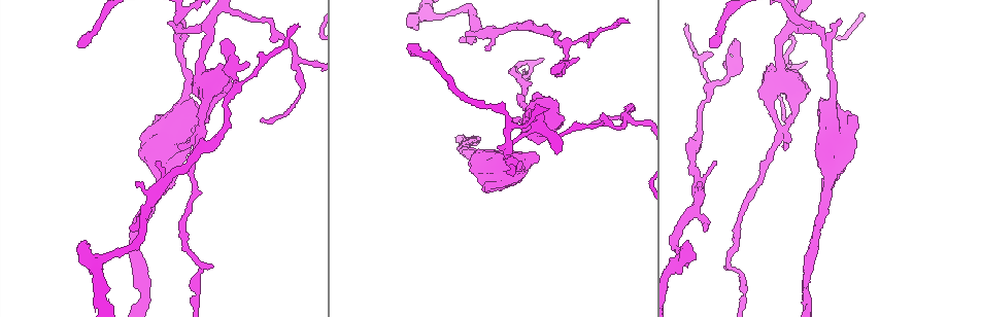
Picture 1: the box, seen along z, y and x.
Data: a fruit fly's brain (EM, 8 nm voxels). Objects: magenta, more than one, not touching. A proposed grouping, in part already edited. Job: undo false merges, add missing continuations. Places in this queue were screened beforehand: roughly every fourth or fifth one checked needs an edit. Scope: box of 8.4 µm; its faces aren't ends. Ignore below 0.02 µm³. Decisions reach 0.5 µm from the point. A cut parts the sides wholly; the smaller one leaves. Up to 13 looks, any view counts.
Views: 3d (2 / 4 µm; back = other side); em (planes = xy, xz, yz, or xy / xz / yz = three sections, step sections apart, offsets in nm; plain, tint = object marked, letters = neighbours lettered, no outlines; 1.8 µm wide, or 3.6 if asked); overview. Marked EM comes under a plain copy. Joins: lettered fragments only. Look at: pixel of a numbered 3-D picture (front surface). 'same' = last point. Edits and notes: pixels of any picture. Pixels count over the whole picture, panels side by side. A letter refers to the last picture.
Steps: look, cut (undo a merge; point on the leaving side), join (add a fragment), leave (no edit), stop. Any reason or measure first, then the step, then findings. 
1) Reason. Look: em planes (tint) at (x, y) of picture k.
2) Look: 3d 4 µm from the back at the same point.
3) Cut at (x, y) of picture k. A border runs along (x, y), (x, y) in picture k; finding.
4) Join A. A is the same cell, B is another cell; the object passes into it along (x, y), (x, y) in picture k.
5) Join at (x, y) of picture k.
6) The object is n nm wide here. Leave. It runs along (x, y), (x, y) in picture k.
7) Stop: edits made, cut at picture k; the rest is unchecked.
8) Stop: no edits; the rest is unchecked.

Look: 3d 4 µm at (553, 71) of picture 1.

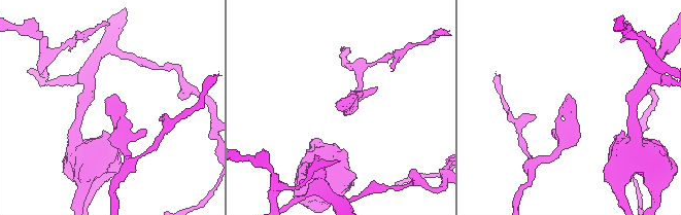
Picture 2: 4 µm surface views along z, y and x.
Look: em 3.6 µm xy step 16 (letters) at (339, 106) of picture 2.

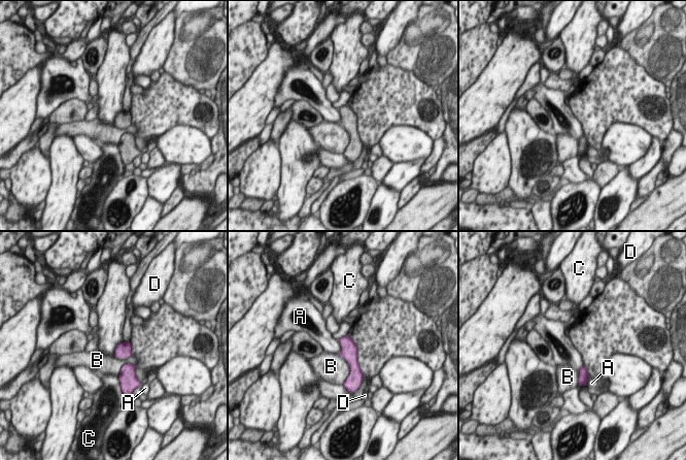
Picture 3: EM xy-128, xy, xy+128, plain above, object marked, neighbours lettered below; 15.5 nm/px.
Leave. A, B, C and D are other cells; a border runs along (338, 339), (341, 346), (340, 353) in picture 3; no lettered fragment goes on from it.

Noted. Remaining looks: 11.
Thin end. Look: 3d 2 µm at (296, 27) of picture 1.

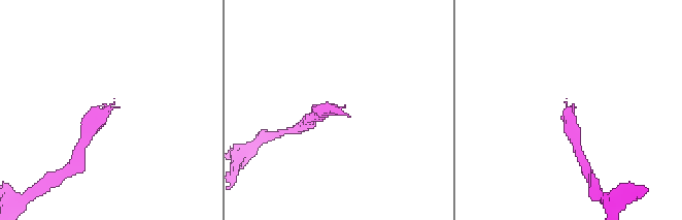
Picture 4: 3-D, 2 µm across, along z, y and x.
Look: em planes (letters) at (110, 107) of picture 4.

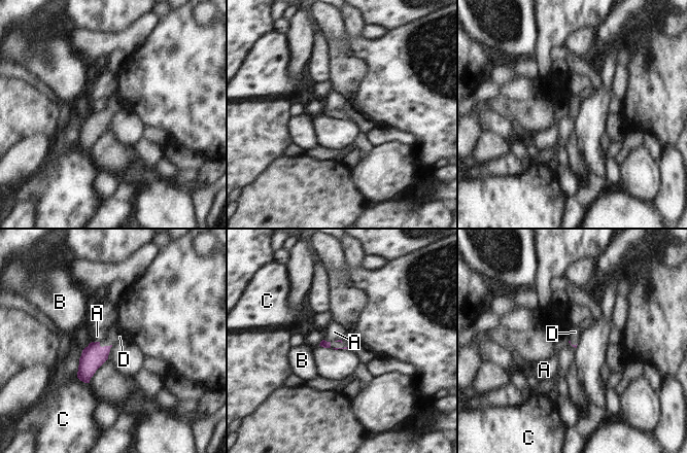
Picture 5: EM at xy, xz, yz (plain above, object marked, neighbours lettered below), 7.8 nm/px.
Join D. D is the same cell, A, B and C are other cells; the object passes into it along (93, 356), (104, 346), (113, 335) in picture 5; it goes on there.

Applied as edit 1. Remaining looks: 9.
Look: overview.

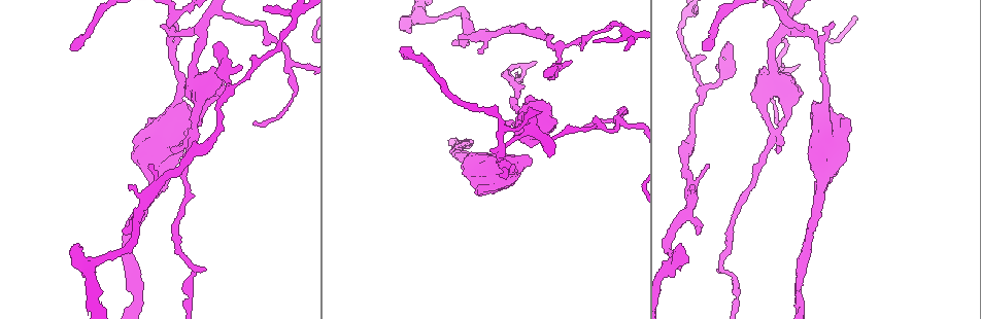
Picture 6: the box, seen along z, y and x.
Branch point. Look: em xy step 8 (tint) at (619, 123) of picture 6.

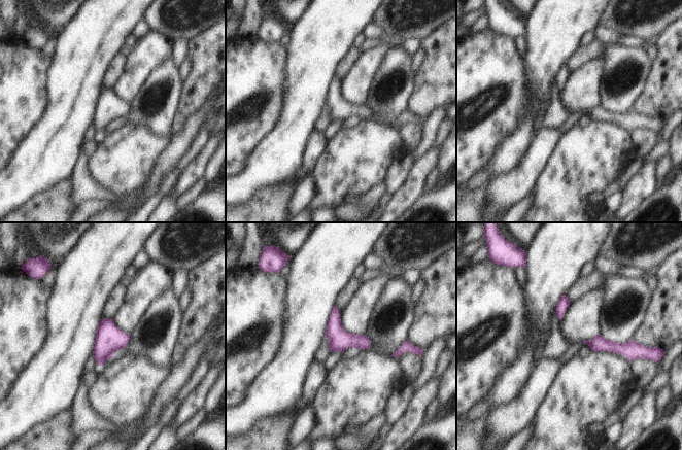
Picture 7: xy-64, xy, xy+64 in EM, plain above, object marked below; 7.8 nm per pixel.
Cut it another way. Look: em planes (tint) at the same point.

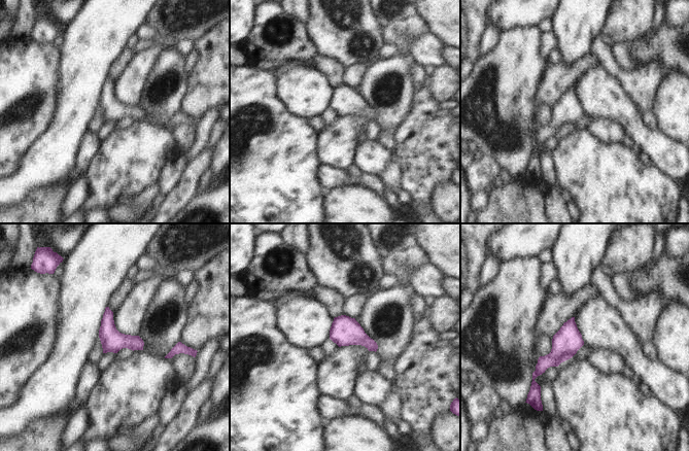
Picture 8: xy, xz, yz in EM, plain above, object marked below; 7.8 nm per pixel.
Look: em planes (letters) at the same point.

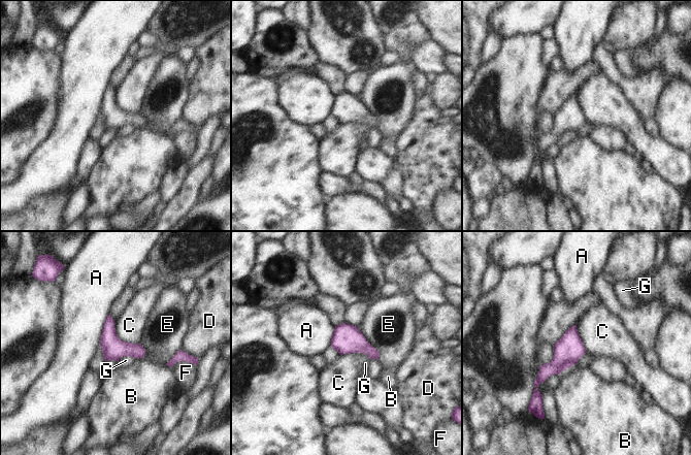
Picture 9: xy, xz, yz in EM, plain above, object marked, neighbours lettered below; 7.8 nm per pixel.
Leave. A, B, C, D, E, F and G are other cells; a border runs along (113, 320), (121, 339), (139, 344) in picture 9; all the same neuron.

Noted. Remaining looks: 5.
End of a long branch. Look: 3d 2 µm at (705, 48) of picture 6.

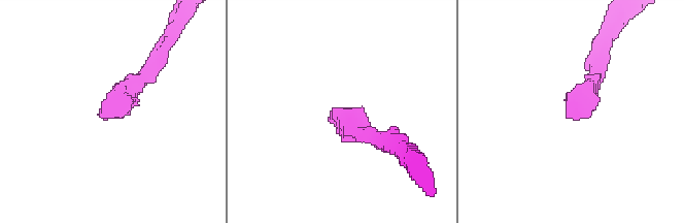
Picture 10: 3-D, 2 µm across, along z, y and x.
Now the EM. Look: em yz step 8 (letters) at (100, 117) of picture 10.

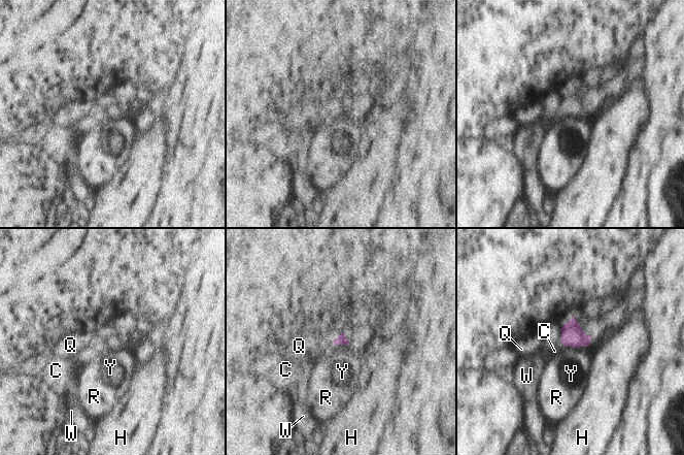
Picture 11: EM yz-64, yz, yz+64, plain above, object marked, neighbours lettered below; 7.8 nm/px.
Another direction. Look: em planes (letters) at the same point.

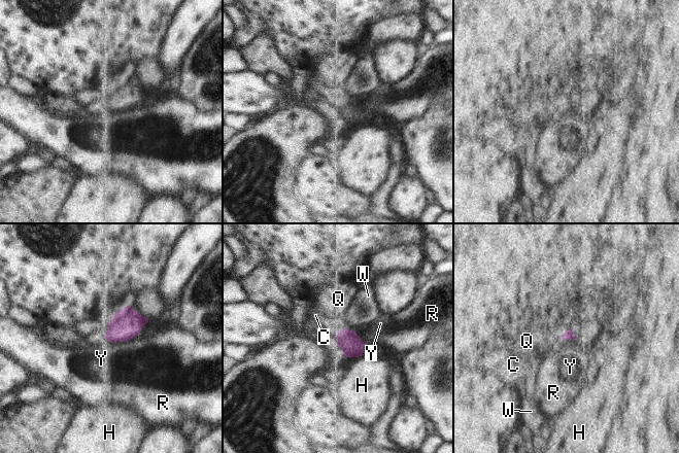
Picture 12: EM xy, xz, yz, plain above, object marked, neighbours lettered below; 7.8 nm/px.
The longest contact is with Y, 180 nm. Join C. C is the same cell, H, Q, R, W and Y are other cells; the object passes into it along (352, 346), (342, 329), (315, 315) in picture 12; it goes on there.

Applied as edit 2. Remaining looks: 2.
An open end. Look: em planes (tint) at (130, 186) of picture 6.

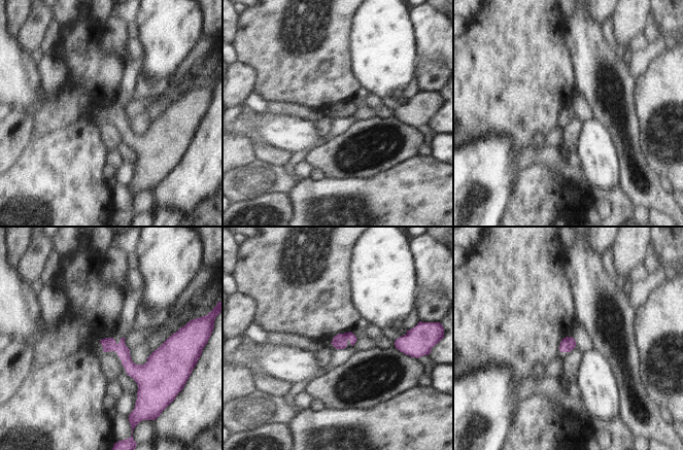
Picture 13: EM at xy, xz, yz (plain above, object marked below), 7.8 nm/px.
What lies round it. Look: em planes (letters) at the same point.

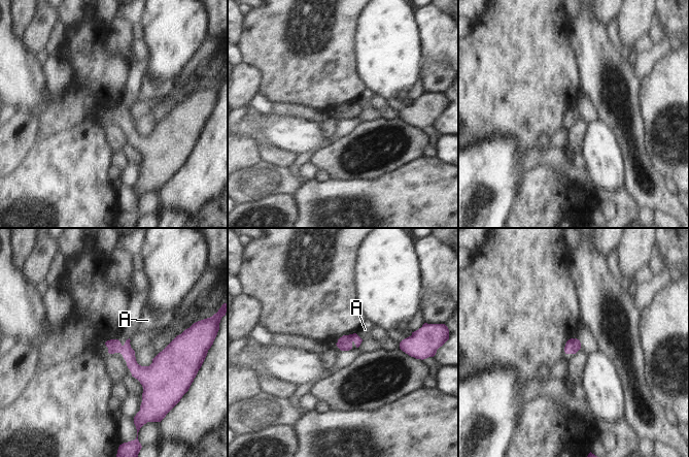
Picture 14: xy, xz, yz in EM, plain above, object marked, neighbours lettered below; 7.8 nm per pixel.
The longest contact is with A, 80 nm. Leave. A is another cell; it runs along (108, 344), (139, 369), (174, 349) in picture 14; no lettered fragment goes on from it.

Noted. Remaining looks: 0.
Stop: edits made, join at picture 5, join at picture 12; the rest is unchecked.

